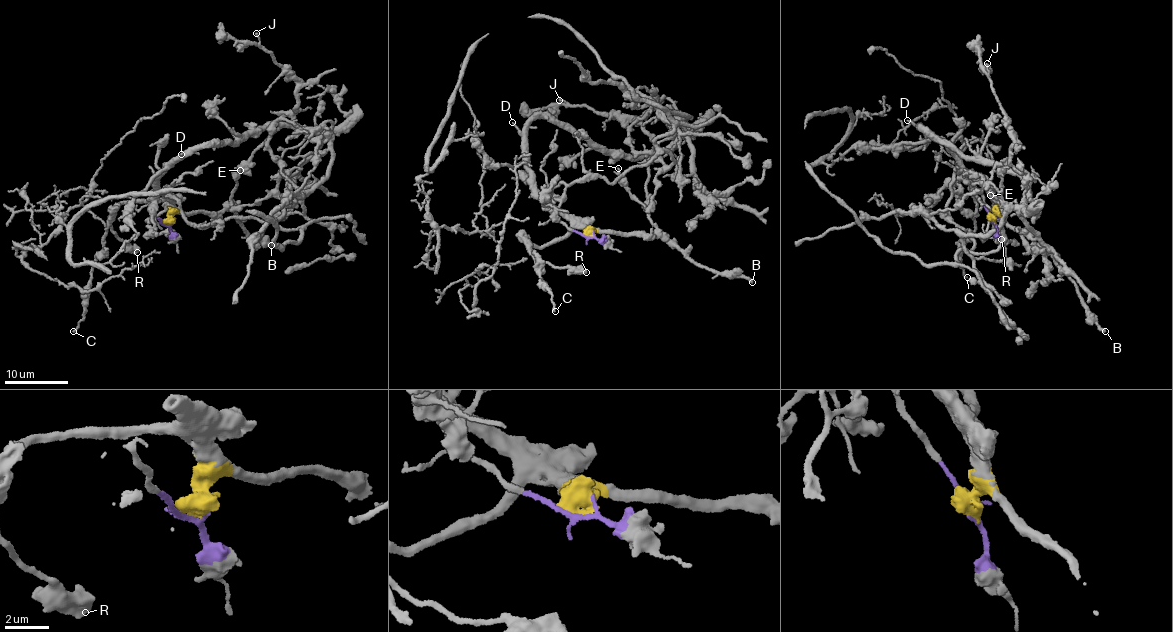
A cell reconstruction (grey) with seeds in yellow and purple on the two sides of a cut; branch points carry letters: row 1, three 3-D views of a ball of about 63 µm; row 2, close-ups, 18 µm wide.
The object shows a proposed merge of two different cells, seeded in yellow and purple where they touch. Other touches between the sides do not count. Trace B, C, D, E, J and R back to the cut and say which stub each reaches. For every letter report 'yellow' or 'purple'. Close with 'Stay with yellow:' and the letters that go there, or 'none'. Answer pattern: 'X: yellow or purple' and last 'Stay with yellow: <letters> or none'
B: yellow
C: yellow
D: yellow
E: yellow
J: yellow
R: yellow
Stay with yellow: B, C, D, E, J, R

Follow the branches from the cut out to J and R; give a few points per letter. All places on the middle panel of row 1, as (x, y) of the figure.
J: (591, 237), (537, 190), (522, 148), (531, 120), (551, 115), (626, 154), (656, 150), (634, 118), (558, 100)
R: (591, 237), (584, 229), (573, 229), (537, 247), (527, 240), (534, 254), (546, 263), (586, 273)

